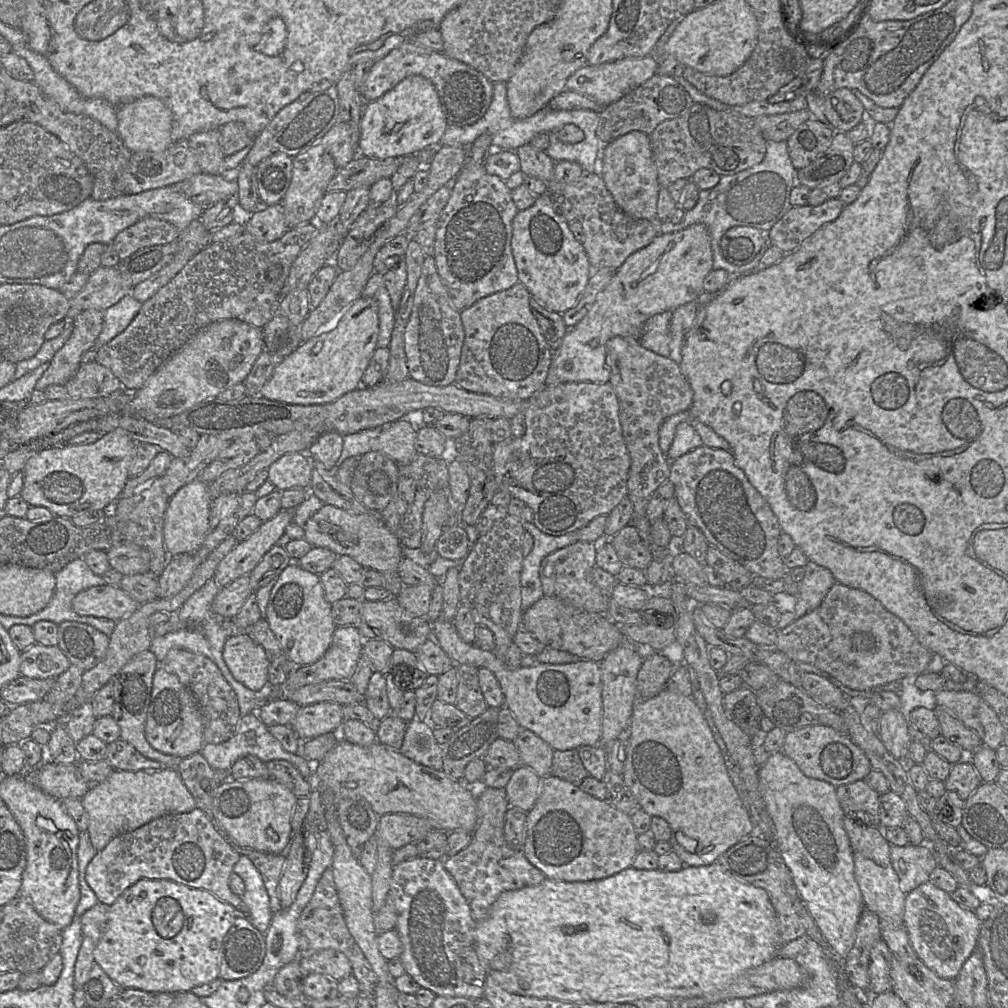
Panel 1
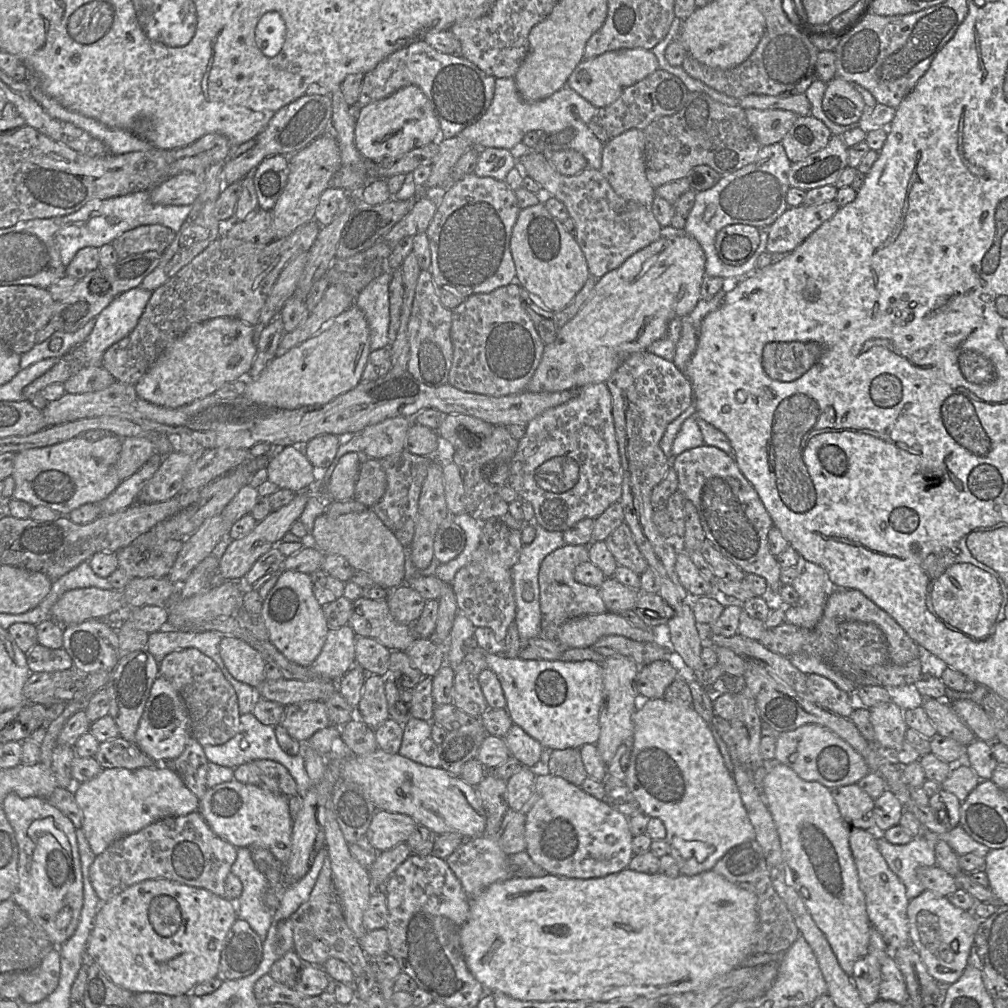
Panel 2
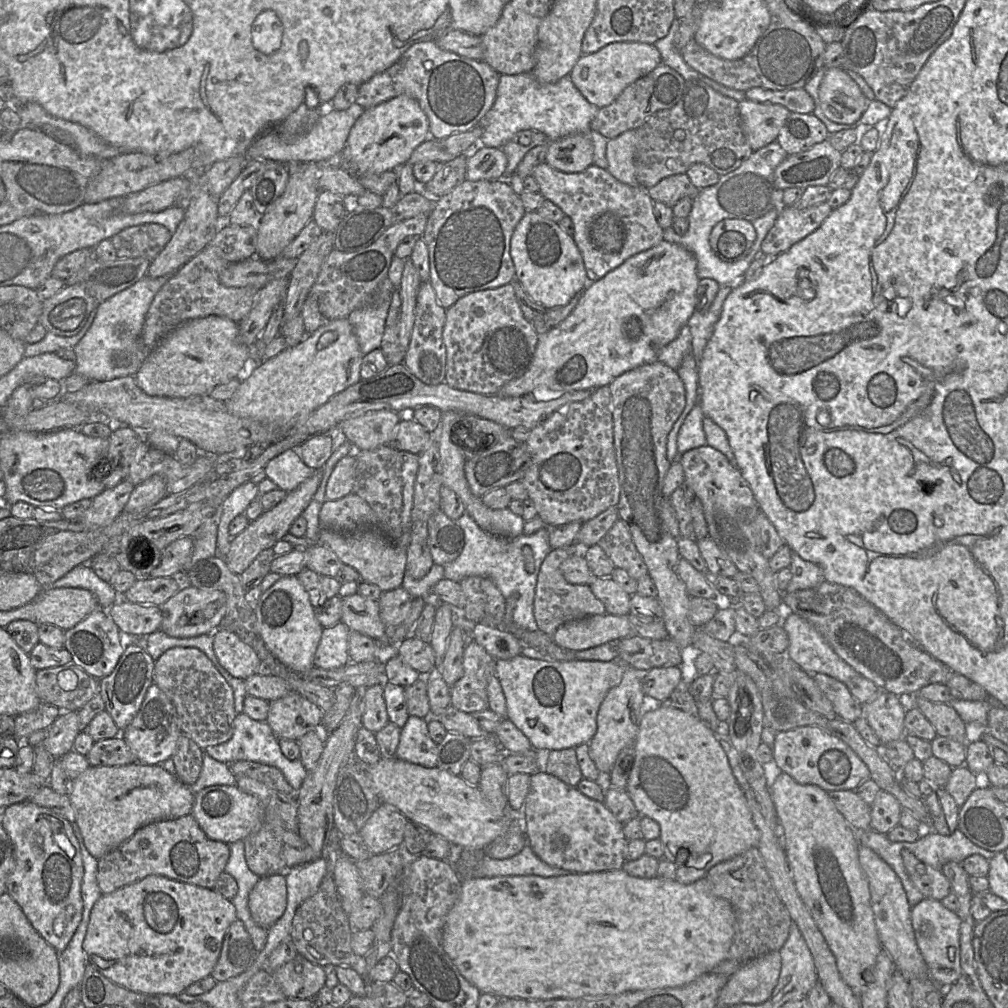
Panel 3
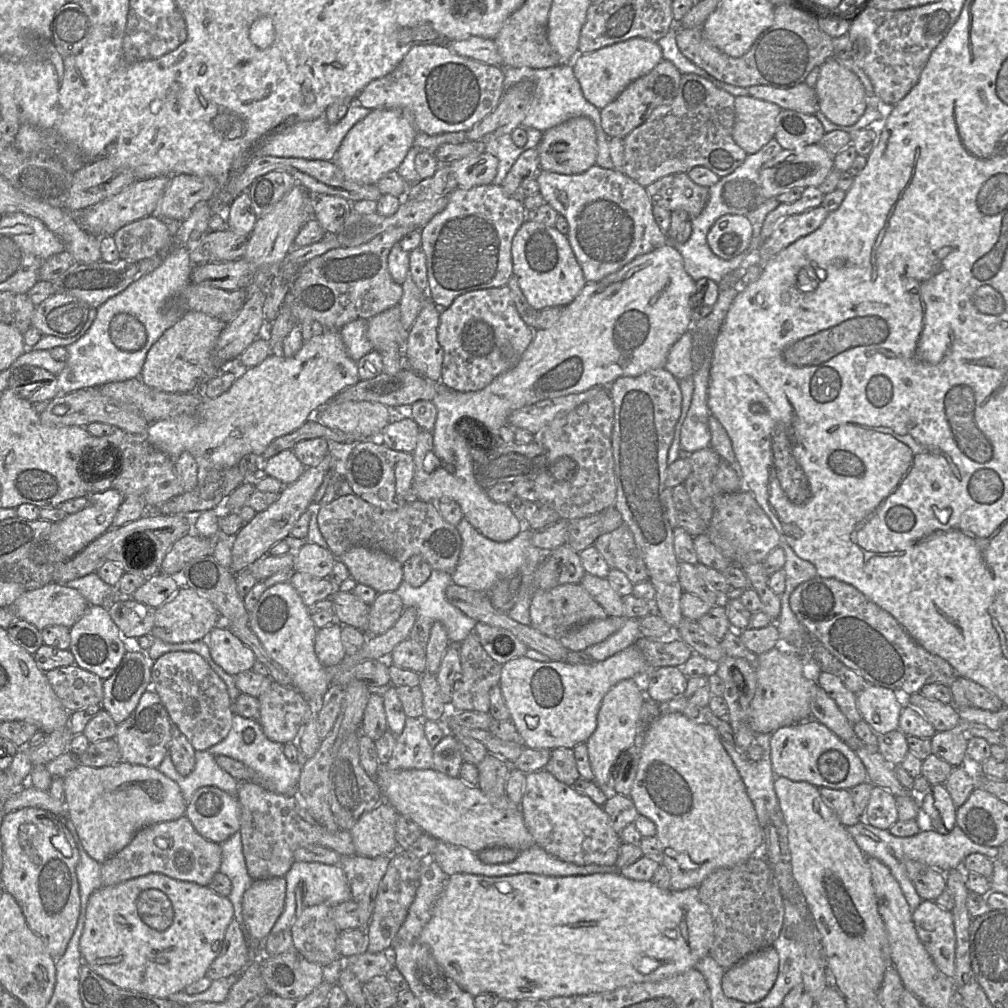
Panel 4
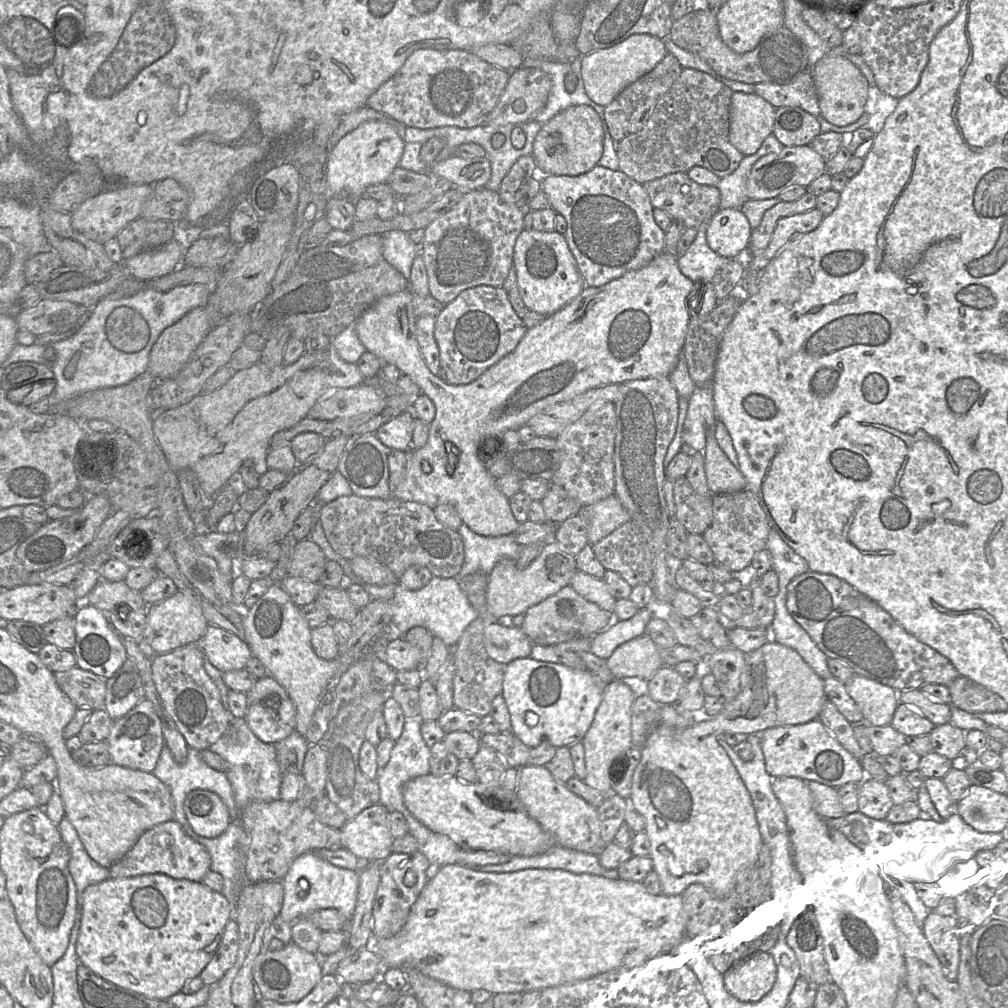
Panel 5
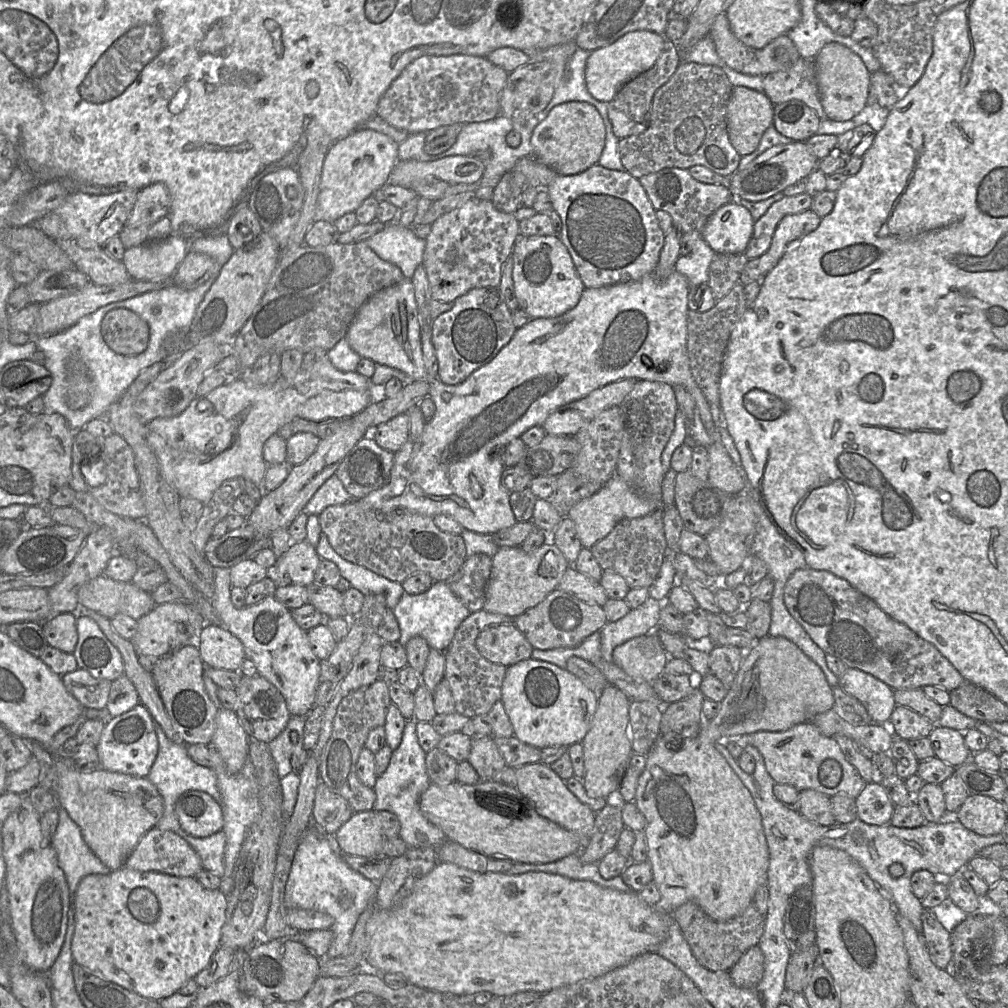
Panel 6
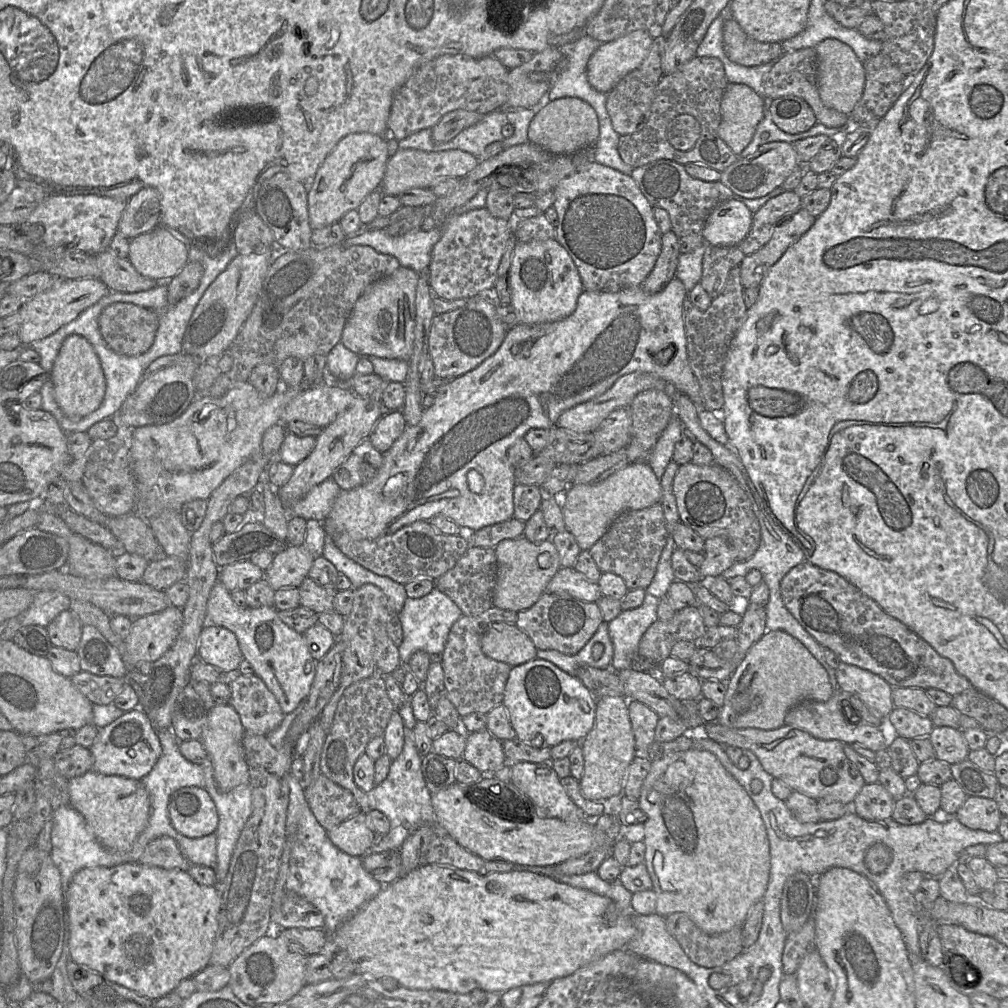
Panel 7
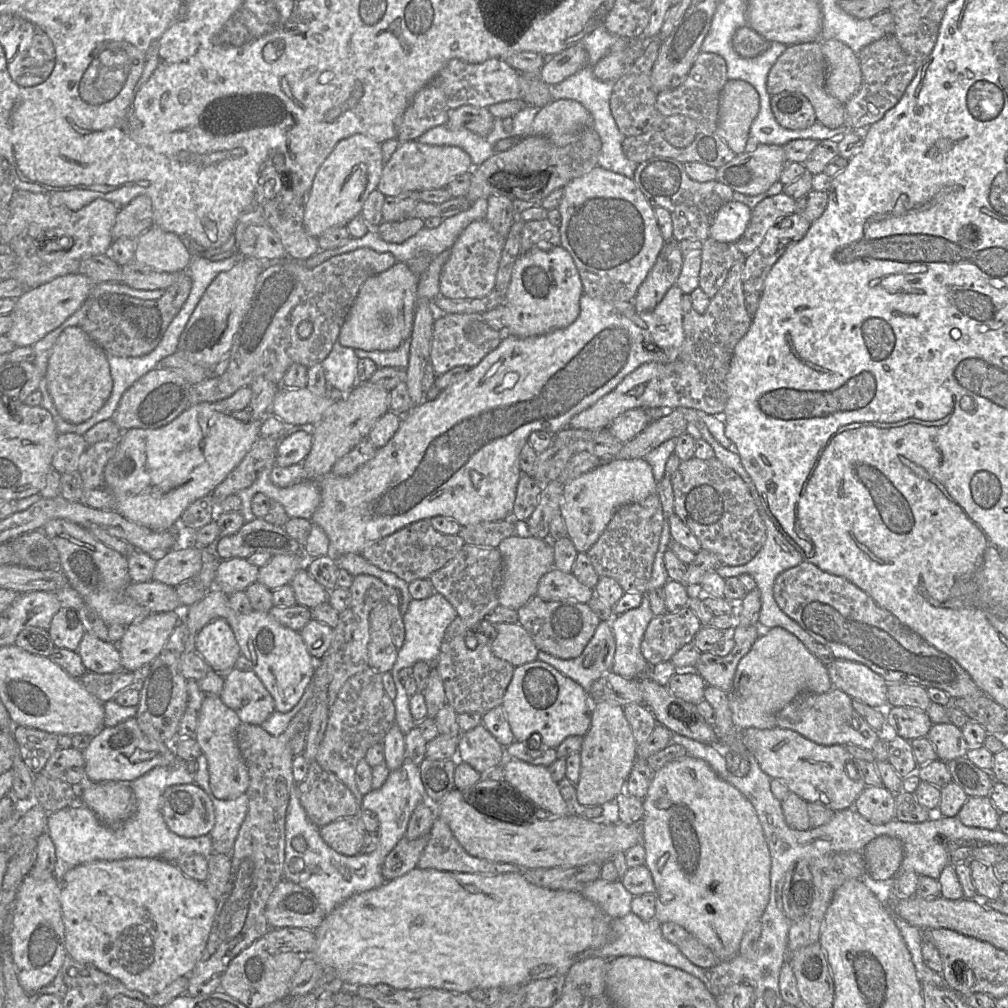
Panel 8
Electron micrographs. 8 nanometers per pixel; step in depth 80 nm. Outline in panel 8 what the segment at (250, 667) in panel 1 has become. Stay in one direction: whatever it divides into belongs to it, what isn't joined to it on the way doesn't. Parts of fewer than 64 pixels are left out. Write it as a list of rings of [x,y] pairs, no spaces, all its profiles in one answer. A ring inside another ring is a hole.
[[[222,618],[211,621],[197,633],[195,651],[217,673],[234,668],[241,655],[233,630]]]

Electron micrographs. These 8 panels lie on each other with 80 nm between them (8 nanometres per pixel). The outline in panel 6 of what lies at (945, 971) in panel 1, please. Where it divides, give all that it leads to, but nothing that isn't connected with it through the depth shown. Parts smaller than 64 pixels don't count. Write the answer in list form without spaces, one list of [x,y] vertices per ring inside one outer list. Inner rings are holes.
[[[924,908],[921,914],[922,920],[922,935],[925,940],[928,952],[930,954],[932,962],[940,969],[949,971],[949,964],[952,960],[952,944],[951,934],[941,925],[937,917],[934,915],[931,909]]]

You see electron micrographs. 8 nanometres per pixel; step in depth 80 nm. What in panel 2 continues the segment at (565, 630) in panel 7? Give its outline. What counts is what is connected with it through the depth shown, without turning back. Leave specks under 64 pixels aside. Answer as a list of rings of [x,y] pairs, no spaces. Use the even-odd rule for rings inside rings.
[[[565,544],[548,554],[541,562],[538,583],[540,589],[540,611],[544,623],[560,626],[565,621],[587,615],[601,614],[607,611],[599,589],[579,583],[574,578],[575,568],[589,561],[587,545]]]

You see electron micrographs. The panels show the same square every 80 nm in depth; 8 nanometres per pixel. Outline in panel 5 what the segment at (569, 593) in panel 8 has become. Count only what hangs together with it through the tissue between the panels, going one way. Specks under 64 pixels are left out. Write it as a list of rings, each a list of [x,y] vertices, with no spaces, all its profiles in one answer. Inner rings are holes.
[[[577,571],[570,586],[586,600],[596,603],[600,608],[613,614],[617,599],[612,596],[603,579],[598,579],[585,572]]]

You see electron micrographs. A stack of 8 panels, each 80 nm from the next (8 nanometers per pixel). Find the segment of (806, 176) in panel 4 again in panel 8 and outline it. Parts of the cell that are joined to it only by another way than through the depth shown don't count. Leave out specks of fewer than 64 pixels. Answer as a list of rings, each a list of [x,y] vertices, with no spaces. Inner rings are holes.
[[[759,145],[754,152],[743,152],[717,169],[716,180],[734,192],[756,196],[779,181],[787,161],[783,146]]]

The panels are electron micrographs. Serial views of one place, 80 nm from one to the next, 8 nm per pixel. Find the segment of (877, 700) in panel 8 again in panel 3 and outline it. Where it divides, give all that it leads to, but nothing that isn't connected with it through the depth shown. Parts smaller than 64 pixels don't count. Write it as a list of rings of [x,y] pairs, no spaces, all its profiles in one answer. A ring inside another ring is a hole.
[[[880,691],[873,701],[862,706],[863,716],[882,745],[904,737],[905,713],[899,697],[887,691]]]

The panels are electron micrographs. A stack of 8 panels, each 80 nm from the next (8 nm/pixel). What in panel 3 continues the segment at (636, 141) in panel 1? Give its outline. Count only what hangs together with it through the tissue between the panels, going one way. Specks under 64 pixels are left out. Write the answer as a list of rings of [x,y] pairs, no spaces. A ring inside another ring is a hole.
[[[636,129],[628,130],[616,138],[610,139],[606,145],[607,171],[619,182],[639,187],[634,166],[636,147]]]

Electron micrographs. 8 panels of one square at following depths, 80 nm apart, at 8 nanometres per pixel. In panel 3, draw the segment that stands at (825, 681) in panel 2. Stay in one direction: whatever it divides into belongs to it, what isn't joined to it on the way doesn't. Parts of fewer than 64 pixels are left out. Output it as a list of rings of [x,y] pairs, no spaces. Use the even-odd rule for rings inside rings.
[[[823,673],[813,675],[814,681],[832,703],[838,718],[853,723],[863,716],[862,704],[851,694],[845,683]]]

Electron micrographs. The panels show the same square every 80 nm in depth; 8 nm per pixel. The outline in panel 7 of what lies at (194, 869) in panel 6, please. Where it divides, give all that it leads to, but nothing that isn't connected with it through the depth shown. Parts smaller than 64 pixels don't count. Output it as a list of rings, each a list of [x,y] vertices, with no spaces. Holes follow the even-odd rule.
[[[168,836],[151,841],[140,856],[138,863],[166,870],[186,871],[190,867],[190,863],[182,855],[177,842]]]

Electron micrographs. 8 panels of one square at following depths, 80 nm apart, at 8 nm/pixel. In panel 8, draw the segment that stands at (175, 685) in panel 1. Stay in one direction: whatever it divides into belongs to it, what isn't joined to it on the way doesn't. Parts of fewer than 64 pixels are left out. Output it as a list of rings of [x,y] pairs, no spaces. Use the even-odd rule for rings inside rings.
[[[135,717],[114,727],[103,728],[92,737],[90,744],[82,753],[86,782],[131,783],[155,767],[172,765],[176,757],[171,744],[146,736],[138,726]]]

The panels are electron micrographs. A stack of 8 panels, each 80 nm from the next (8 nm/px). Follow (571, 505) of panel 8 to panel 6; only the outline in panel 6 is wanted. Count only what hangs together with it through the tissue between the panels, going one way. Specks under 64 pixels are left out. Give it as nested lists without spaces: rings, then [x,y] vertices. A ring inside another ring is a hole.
[[[613,475],[596,493],[577,502],[567,517],[574,522],[582,547],[590,549],[604,539],[620,521],[640,518],[660,508],[662,506],[658,502],[640,497],[618,475]]]

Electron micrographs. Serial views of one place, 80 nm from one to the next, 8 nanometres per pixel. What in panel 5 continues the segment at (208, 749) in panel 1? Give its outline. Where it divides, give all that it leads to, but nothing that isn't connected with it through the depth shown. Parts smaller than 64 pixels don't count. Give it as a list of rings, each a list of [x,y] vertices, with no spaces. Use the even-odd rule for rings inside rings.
[[[232,718],[228,731],[209,750],[229,763],[225,773],[233,790],[239,810],[255,801],[270,802],[281,799],[283,772],[277,761],[274,744],[262,742],[249,729],[244,718]]]

